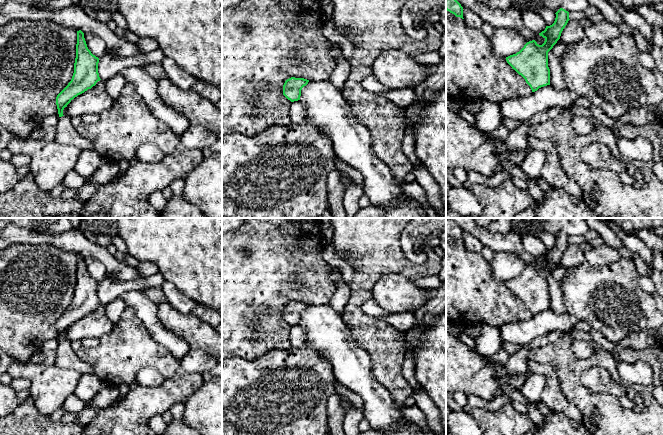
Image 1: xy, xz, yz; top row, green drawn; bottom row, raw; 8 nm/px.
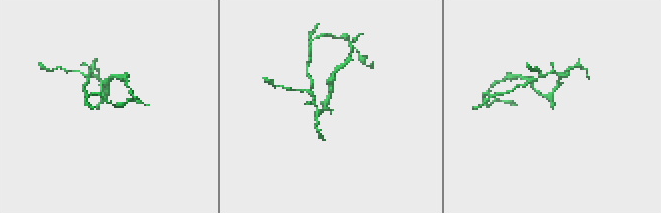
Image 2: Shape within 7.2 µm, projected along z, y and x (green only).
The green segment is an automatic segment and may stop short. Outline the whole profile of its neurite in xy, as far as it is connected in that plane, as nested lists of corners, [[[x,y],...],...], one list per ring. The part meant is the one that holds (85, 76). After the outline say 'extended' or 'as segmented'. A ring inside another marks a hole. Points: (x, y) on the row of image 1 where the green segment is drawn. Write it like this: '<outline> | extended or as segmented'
[[[77,31],[76,58],[74,73],[68,85],[57,95],[56,105],[59,120],[56,125],[56,141],[61,144],[71,144],[81,150],[94,150],[93,143],[78,134],[71,123],[71,118],[63,115],[63,110],[78,95],[91,89],[100,81],[98,73],[99,58],[88,49],[84,33]]] | extended

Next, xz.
[[[291,77],[283,85],[283,95],[291,102],[300,100],[301,90],[308,84],[309,80]]] | as segmented

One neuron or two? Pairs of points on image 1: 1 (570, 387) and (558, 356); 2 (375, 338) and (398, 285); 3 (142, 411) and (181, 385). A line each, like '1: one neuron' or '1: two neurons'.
1: one neuron
2: two neurons
3: one neuron

